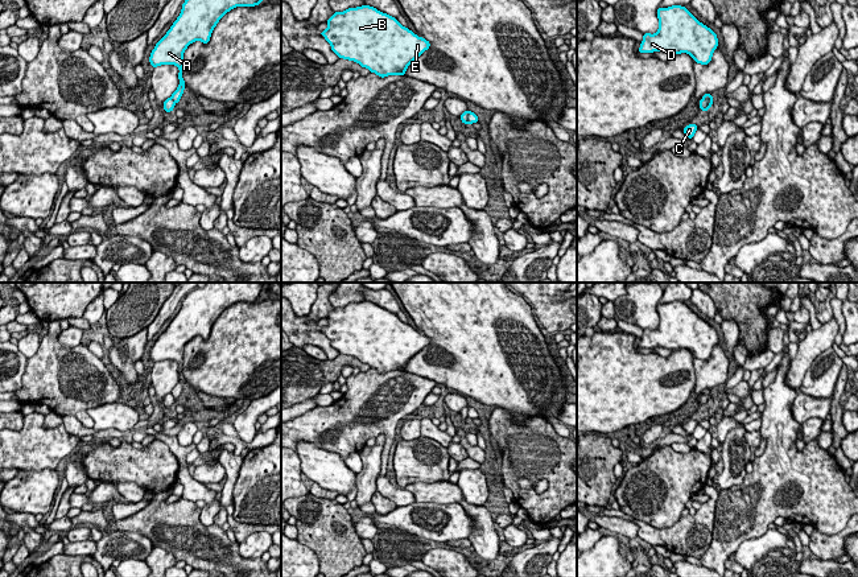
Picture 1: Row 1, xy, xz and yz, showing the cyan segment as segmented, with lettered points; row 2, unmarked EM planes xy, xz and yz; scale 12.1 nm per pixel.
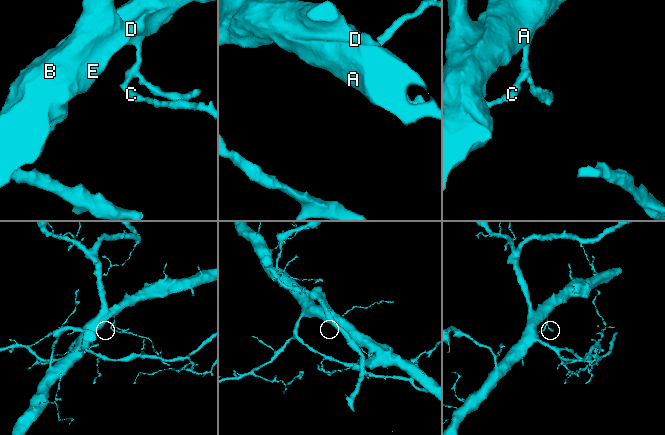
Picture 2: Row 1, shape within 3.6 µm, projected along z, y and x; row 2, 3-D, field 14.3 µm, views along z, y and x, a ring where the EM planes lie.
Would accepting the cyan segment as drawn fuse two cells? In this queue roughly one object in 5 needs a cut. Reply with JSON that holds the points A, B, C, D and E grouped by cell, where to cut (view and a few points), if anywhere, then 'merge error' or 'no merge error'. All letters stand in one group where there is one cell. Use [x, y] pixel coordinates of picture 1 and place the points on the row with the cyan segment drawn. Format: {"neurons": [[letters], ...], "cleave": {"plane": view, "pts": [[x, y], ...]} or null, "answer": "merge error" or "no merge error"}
{"neurons": [["A", "B", "D", "E"], ["C"]], "cleave": {"plane": "xy", "pts": [[170, 97], [174, 103]]}, "answer": "merge error"}

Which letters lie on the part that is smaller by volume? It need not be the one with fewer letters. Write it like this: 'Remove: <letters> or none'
Remove: C

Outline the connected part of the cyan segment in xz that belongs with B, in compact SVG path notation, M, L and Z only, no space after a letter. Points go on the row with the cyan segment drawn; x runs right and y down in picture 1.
M370 5L334 12L321 36L339 58L355 61L380 78L405 75L408 66L430 46L397 18Z

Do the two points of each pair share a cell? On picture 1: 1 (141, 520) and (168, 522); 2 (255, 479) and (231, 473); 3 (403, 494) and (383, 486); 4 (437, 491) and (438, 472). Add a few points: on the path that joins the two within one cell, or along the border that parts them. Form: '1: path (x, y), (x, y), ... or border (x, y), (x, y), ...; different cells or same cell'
1: path (148, 522), (161, 522); same cell
2: border (244, 458), (234, 486), (231, 503); different cells
3: path (397, 494), (388, 490); same cell
4: border (446, 479), (411, 482), (408, 485); different cells

